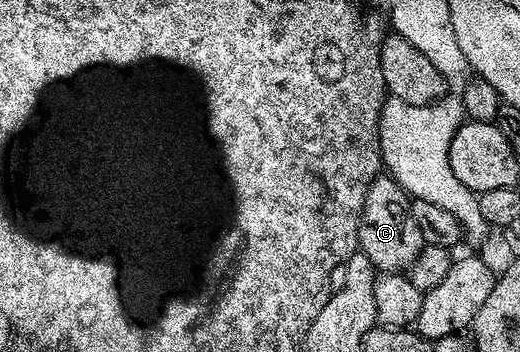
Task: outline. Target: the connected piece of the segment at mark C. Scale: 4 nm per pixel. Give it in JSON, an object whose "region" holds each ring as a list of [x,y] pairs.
{"region":[[[389,176],[374,178],[364,196],[358,225],[360,253],[372,260],[375,271],[402,272],[410,267],[416,256],[420,256],[423,245],[420,228],[416,228],[416,220],[412,220],[410,215],[410,202],[406,191]]]}

